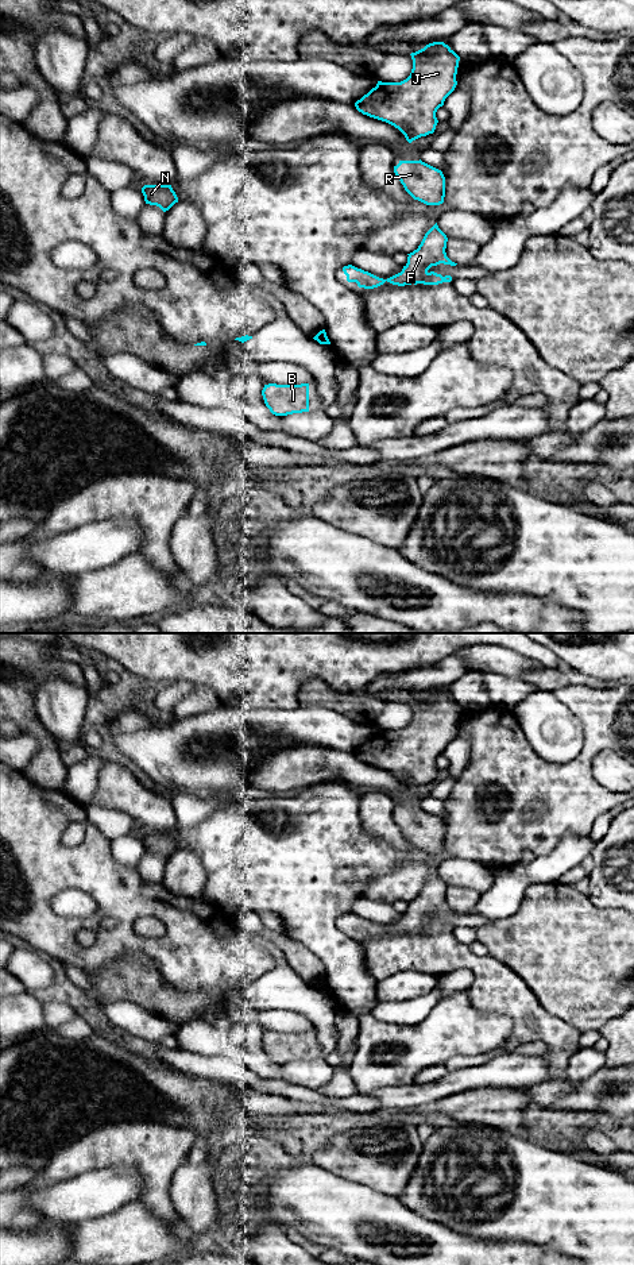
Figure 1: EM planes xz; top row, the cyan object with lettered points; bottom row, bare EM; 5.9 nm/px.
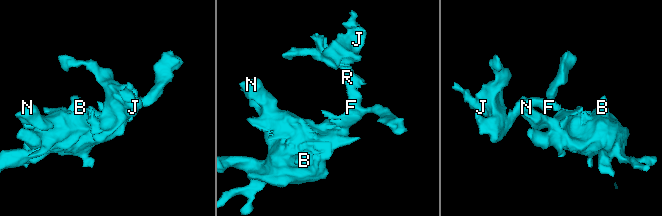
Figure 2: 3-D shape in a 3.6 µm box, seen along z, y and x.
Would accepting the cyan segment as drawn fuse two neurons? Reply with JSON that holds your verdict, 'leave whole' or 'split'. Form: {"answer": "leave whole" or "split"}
{"answer": "leave whole"}

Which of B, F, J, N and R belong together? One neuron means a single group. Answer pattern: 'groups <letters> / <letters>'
groups B F J N R

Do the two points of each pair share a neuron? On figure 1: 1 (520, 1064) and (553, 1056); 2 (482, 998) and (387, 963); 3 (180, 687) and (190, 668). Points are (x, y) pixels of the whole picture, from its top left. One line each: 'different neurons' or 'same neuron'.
1: different neurons
2: same neuron
3: different neurons

